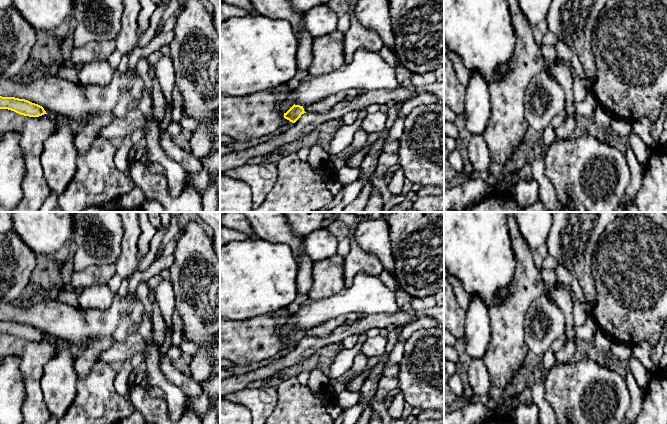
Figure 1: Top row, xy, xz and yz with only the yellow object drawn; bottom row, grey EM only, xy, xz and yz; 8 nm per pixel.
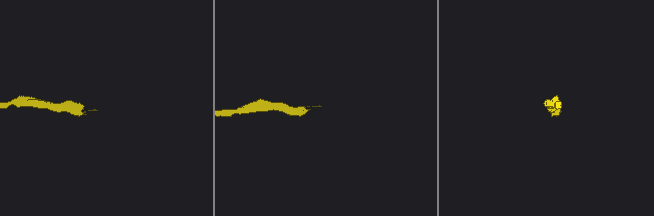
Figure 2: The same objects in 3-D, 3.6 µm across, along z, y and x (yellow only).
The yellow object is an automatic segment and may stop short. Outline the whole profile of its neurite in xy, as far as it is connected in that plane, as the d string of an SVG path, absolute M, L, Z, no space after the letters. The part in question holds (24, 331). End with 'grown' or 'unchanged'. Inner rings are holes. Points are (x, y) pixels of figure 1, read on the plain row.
M0 320L0 333L8 333L20 339L39 341L47 338L44 332L25 323Z; unchanged

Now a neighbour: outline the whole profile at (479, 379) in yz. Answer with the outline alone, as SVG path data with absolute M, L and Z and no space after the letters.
M472 359L468 368L469 386L475 398L484 396L490 390L490 375L483 359Z

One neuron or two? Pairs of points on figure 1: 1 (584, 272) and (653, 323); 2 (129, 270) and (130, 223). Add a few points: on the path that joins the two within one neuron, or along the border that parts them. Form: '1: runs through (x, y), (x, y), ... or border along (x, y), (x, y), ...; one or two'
1: border along (593, 255), (591, 275), (596, 291), (595, 301); two
2: runs through (129, 258), (130, 235); one

